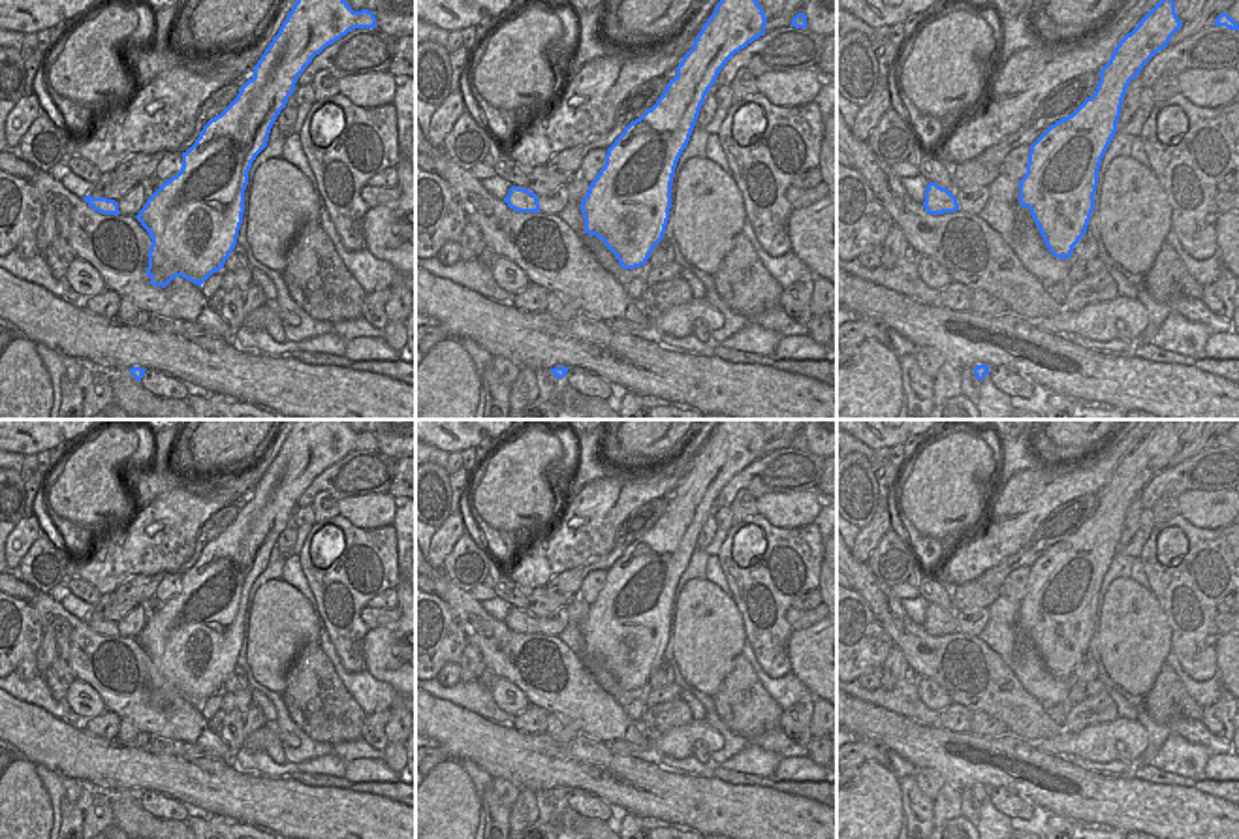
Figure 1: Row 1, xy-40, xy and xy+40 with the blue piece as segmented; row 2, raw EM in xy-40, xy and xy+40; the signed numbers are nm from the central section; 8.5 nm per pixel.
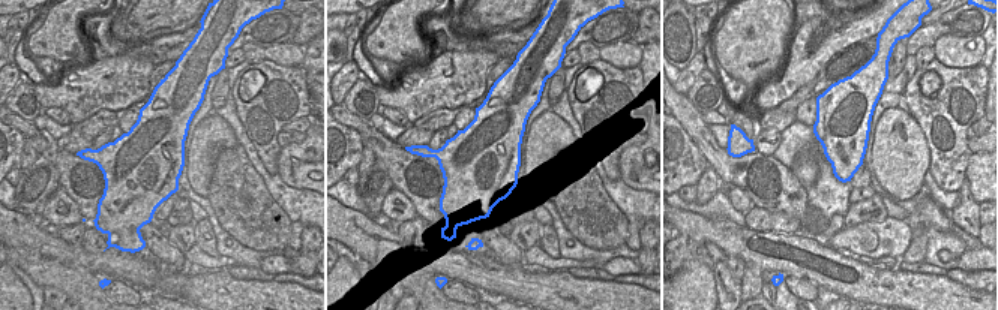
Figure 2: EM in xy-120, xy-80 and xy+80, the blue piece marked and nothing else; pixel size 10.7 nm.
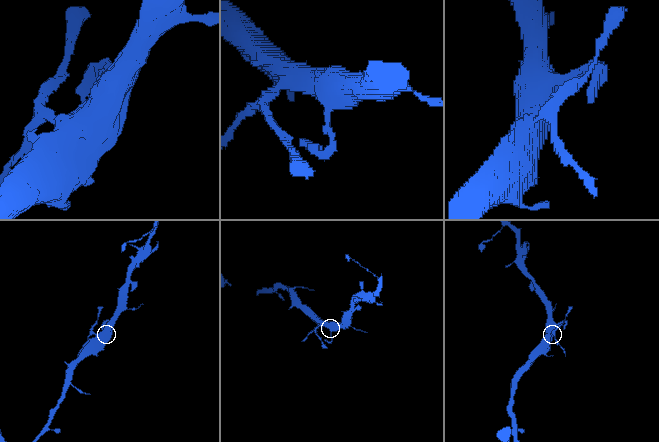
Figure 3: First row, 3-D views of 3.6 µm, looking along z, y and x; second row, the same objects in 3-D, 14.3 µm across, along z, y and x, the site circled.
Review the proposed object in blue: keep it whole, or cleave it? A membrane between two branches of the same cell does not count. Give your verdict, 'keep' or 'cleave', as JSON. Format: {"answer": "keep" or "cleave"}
{"answer": "cleave"}

